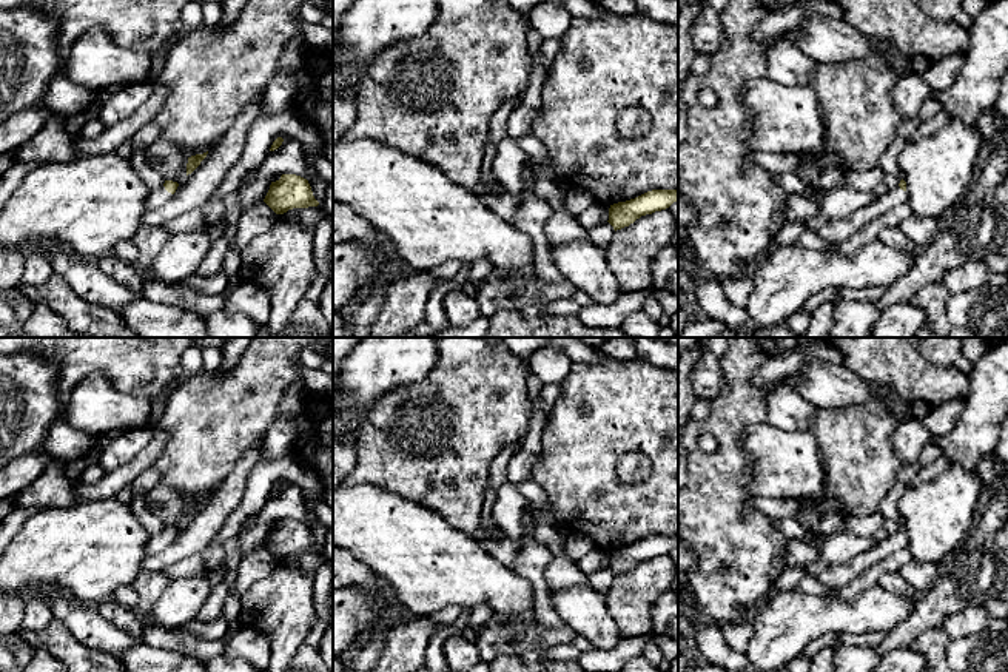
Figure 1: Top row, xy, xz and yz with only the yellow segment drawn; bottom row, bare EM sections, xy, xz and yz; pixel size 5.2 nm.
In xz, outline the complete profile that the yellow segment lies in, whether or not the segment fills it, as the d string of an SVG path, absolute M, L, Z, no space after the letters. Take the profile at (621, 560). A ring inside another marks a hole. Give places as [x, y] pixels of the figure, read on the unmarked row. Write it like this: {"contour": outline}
{"contour": "M652 535L635 544L610 550L607 567L617 576L641 561L669 553L674 547L678 547L678 535Z"}

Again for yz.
{"contour": "M902 524L895 533L888 535L886 539L875 544L868 552L852 558L845 564L829 564L817 573L817 580L835 590L848 586L862 573L865 573L872 566L879 564L894 552L903 549L906 544L906 527Z"}

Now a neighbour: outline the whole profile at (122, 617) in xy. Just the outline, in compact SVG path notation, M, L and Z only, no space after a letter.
M113 598L99 603L96 607L100 617L136 637L142 637L148 624L146 618L136 615L129 607L120 606Z

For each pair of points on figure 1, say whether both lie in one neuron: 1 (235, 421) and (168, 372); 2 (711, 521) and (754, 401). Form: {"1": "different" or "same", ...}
{"1": "different", "2": "same"}

